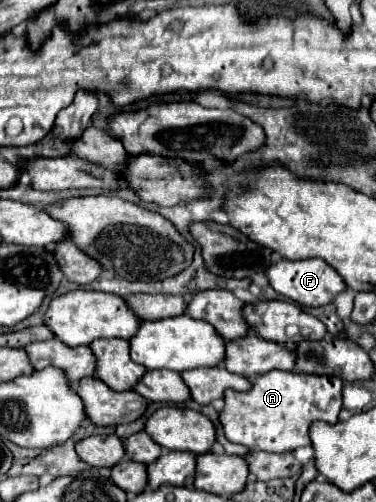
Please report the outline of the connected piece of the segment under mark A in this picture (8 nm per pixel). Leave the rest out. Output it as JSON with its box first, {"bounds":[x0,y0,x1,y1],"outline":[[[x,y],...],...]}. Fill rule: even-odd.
{"bounds":[219,370,343,452],"outline":[[[271,370],[267,374],[259,374],[251,382],[251,390],[247,392],[225,390],[225,406],[219,412],[219,422],[229,442],[247,446],[249,450],[291,452],[295,448],[311,444],[311,440],[307,438],[311,422],[337,422],[339,410],[343,408],[341,388],[343,382],[335,376],[311,376]]]}

